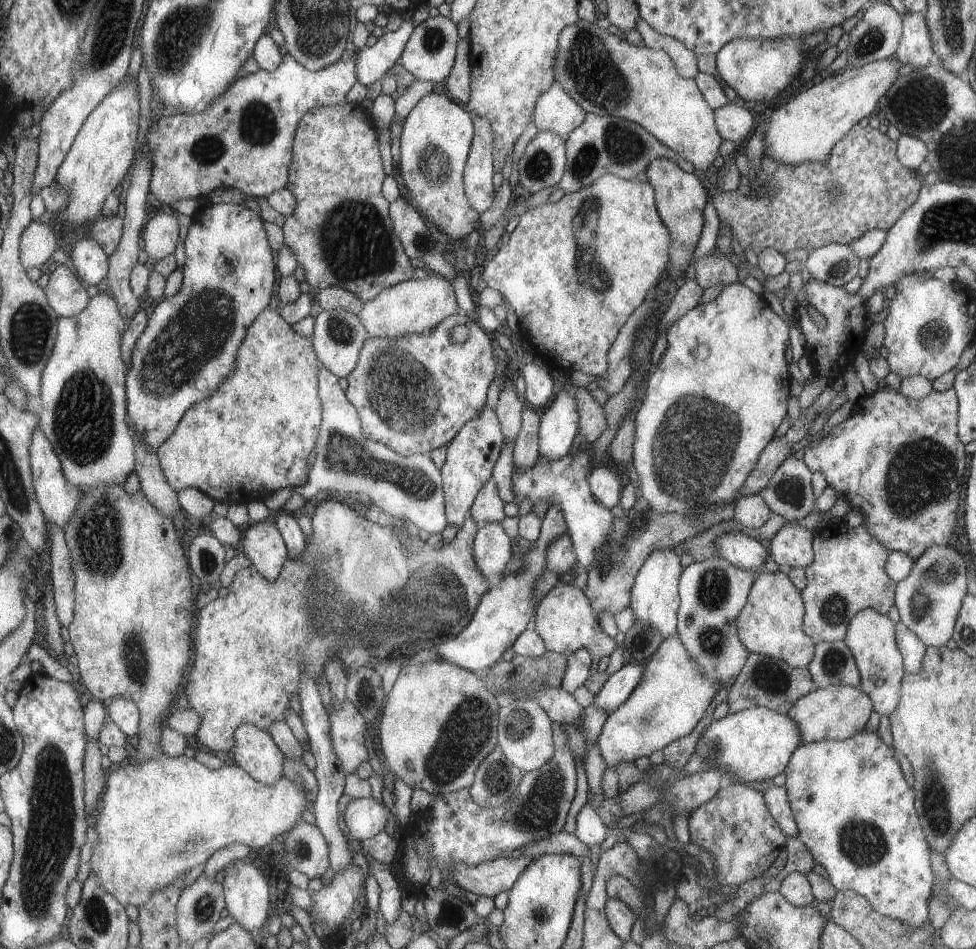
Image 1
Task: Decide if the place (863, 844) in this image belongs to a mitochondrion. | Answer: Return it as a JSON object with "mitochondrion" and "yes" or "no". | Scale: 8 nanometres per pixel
{"mitochondrion":"yes"}

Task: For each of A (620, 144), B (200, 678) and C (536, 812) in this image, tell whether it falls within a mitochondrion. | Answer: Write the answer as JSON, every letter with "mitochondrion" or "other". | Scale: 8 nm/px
{"A":"mitochondrion","B":"other","C":"mitochondrion"}

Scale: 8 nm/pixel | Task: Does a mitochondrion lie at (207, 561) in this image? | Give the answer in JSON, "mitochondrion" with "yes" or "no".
{"mitochondrion":"yes"}

